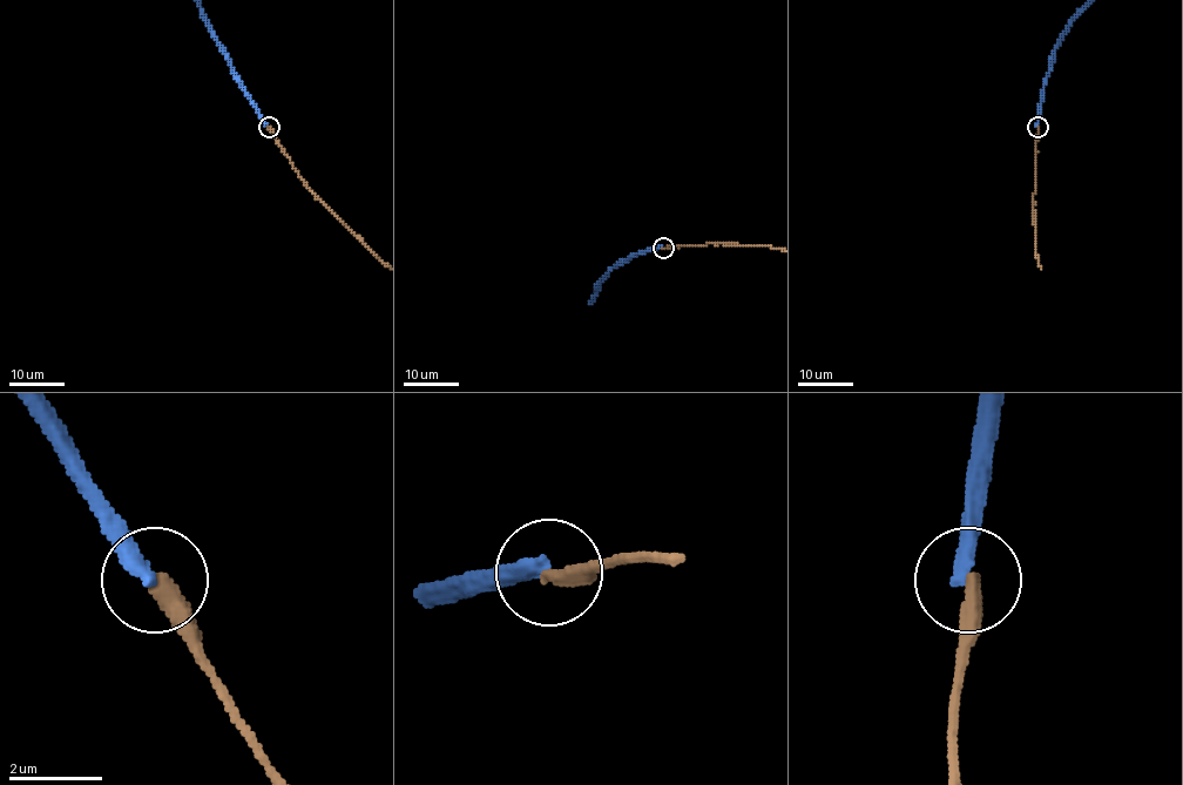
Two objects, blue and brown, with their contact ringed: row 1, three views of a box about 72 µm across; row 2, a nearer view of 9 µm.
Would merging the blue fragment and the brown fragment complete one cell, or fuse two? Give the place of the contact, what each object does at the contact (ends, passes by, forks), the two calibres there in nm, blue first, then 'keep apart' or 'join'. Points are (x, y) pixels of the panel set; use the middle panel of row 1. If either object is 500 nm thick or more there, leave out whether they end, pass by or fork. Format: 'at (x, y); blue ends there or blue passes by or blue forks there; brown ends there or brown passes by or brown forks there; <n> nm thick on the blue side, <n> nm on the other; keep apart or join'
at (663, 248); blue ends there; brown ends there; 360 nm thick on the blue side, 400 nm on the other; keep apart

